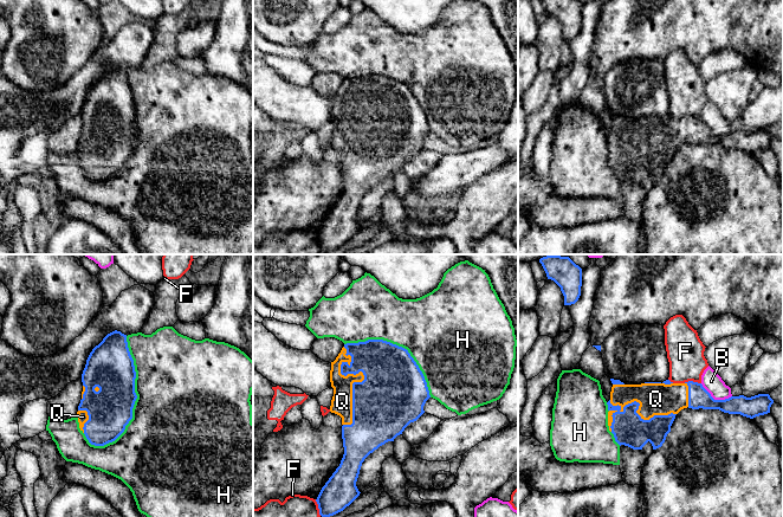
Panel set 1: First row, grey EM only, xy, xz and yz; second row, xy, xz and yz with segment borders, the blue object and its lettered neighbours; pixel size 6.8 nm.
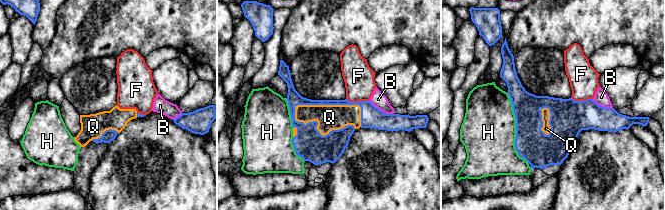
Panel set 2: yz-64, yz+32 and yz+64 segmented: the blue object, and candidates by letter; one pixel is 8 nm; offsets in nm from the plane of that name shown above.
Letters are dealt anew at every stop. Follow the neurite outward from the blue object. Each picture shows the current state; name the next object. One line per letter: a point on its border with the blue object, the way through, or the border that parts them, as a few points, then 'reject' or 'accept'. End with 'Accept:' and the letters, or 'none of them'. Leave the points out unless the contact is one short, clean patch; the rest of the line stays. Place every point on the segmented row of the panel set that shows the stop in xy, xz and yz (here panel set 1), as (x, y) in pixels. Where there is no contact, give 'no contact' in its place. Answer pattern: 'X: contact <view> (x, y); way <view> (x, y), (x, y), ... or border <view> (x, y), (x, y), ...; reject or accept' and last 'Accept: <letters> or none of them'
B: contact yz (716, 400); reject
F: contact yz (692, 381); reject
H: contact xy (136, 398); reject
Q: contact xz (364, 379); accept
Accept: Q

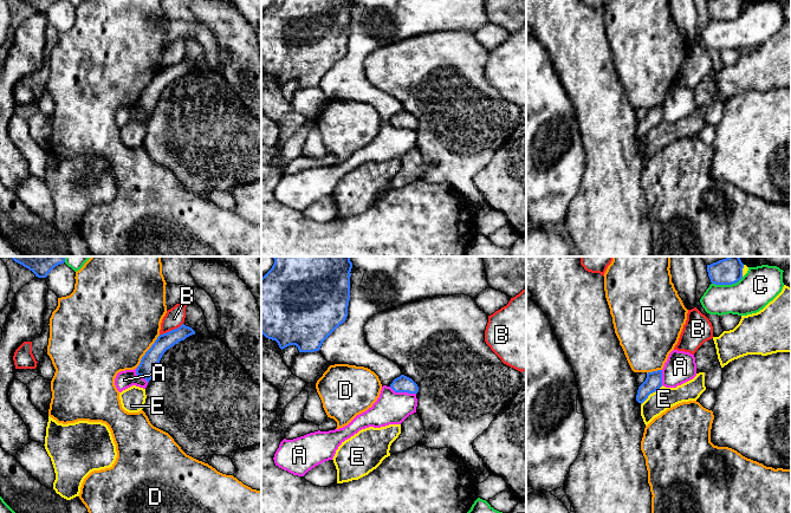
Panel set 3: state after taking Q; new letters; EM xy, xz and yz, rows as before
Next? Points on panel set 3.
A: contact xz (402, 391); border xz (389, 387), (395, 391), (415, 394); reject
B: contact xy (172, 330); reject
C: contact yz (727, 284); reject
D: contact xy (147, 351); reject
E: contact yz (650, 393); reject
Accept: none of them

